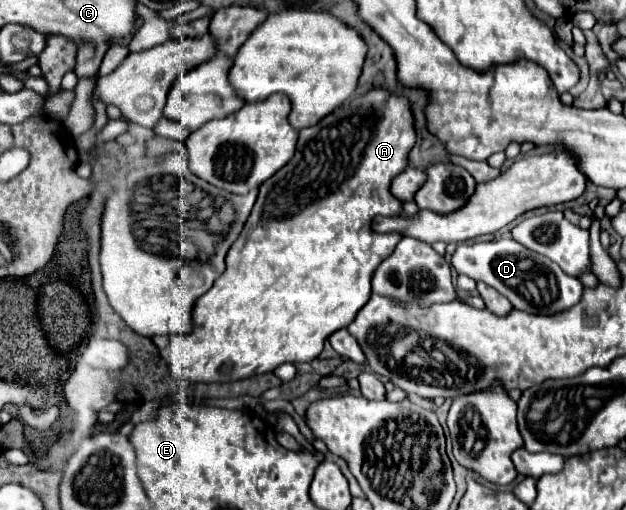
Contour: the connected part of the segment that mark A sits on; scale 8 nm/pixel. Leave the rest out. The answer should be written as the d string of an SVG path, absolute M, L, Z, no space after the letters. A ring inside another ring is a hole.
M383 90L365 92L363 96L357 96L349 100L347 104L339 106L335 112L327 114L323 120L319 120L319 124L301 130L295 156L279 172L275 172L271 180L265 180L259 186L259 196L247 218L247 224L227 254L225 272L215 280L213 288L197 300L193 308L193 332L187 336L171 336L169 348L161 350L161 356L167 360L171 374L179 380L189 380L189 382L235 382L241 378L249 378L253 374L271 372L275 370L275 366L283 362L293 362L293 364L311 362L315 356L319 356L331 332L337 332L339 328L345 328L347 324L351 324L355 314L363 308L363 304L367 304L367 300L371 298L371 276L375 268L387 256L391 256L391 252L395 250L395 244L399 244L399 240L403 238L403 234L399 232L387 232L387 234L373 232L371 222L375 216L401 216L403 214L401 202L391 194L389 188L391 188L391 180L407 168L409 152L415 146L415 140L417 140L417 134L415 134L415 118L411 112L411 102L405 96L389 94Z

